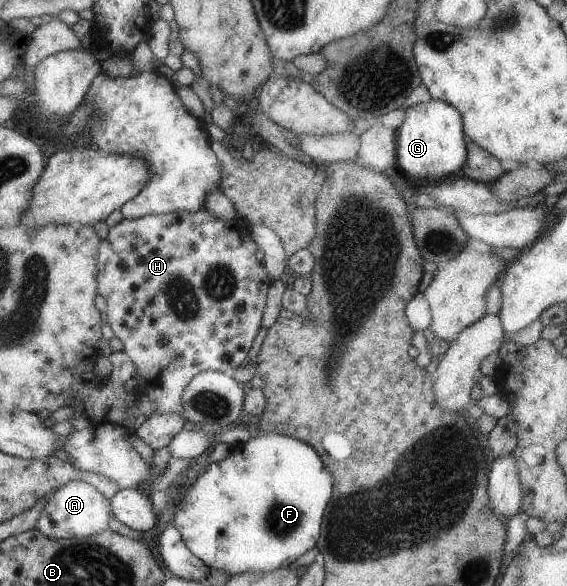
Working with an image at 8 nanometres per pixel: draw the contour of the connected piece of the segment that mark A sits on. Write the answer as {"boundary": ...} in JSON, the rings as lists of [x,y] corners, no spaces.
{"boundary":[[[71,480],[57,488],[57,491],[47,499],[45,507],[37,521],[36,529],[45,537],[53,539],[84,538],[97,535],[109,528],[111,503],[94,485],[81,480]]]}

